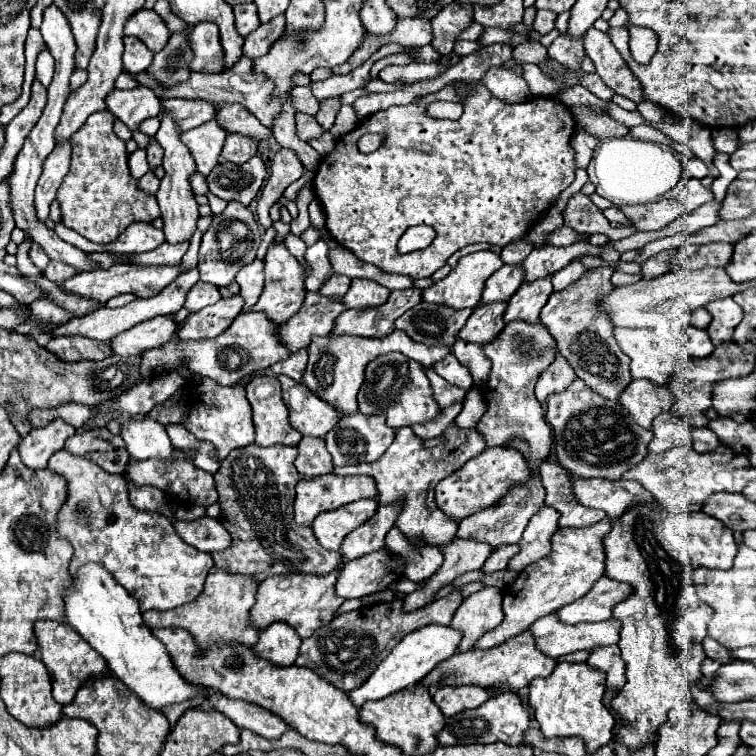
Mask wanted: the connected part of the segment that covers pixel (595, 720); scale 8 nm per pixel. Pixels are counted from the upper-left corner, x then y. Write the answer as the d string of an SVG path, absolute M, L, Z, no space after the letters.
M559 662L551 676L535 678L529 684L527 704L531 706L535 720L539 722L541 732L547 738L579 736L585 740L585 748L591 754L613 740L615 718L603 706L603 694L605 694L605 674L601 670L589 668L587 664Z

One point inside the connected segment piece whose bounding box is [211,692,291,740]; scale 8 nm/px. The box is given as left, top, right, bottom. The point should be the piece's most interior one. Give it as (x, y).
(245, 715)

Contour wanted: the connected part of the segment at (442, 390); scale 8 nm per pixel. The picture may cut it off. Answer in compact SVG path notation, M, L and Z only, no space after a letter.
M431 368L427 370L427 376L429 376L429 380L431 380L433 396L435 396L435 400L439 402L441 408L447 408L447 406L453 406L453 404L465 400L465 394L467 394L465 390L451 386L447 380L443 380L441 376L437 376Z

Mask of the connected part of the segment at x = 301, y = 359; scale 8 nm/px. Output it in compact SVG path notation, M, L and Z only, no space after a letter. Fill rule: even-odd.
M299 350L299 352L291 354L287 360L281 360L277 364L273 364L271 370L277 376L283 374L283 376L293 378L295 382L301 382L303 372L305 372L305 366L307 366L307 350Z

